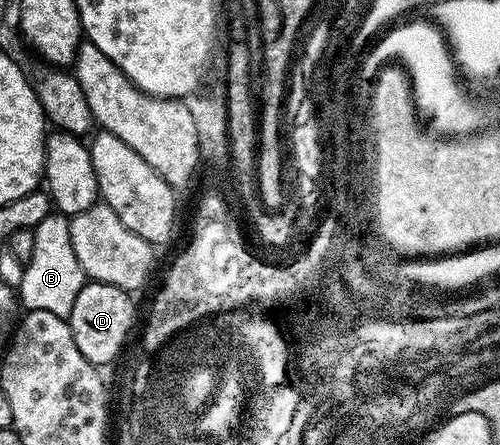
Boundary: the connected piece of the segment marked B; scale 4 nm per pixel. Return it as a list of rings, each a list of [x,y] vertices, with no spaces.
[[[52,212],[35,228],[34,252],[23,272],[18,285],[21,305],[28,310],[44,309],[58,317],[68,318],[76,295],[86,283],[86,275],[72,249],[70,221],[63,214]]]

